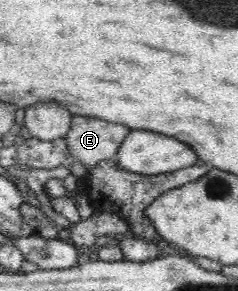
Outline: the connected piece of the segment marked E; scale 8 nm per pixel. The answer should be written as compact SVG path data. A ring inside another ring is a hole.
M73 116L66 135L67 148L85 167L92 168L99 161L114 158L129 127L100 121L94 117Z

